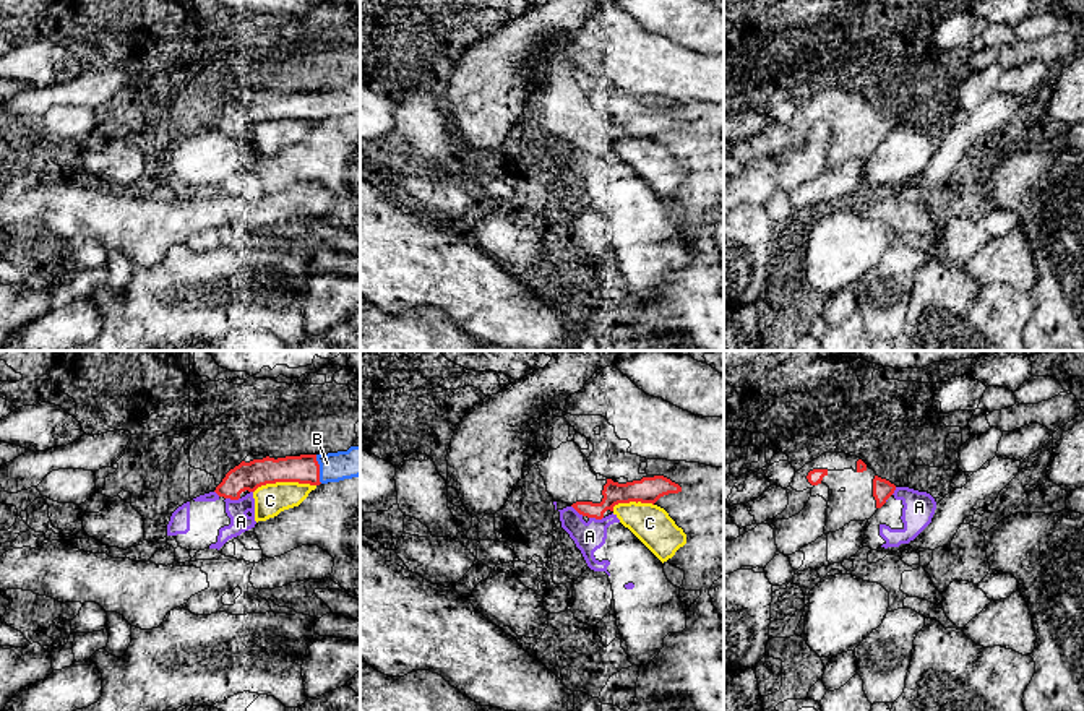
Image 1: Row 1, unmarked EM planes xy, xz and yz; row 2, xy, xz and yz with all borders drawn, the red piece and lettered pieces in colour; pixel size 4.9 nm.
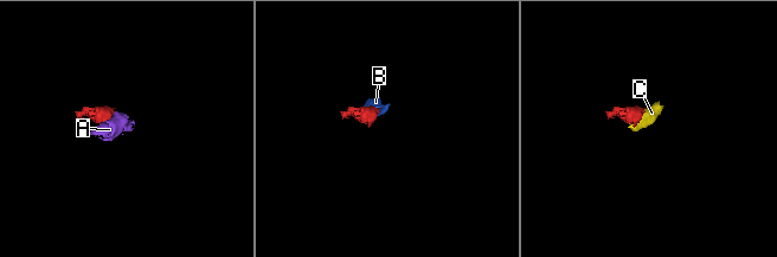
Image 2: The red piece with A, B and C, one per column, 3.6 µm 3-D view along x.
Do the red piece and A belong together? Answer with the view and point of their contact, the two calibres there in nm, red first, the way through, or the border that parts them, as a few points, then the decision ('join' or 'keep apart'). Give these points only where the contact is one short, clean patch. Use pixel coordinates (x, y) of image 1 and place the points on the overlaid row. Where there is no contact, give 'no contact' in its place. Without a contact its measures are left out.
xy (232, 499) | 140/100 nm | keep apart

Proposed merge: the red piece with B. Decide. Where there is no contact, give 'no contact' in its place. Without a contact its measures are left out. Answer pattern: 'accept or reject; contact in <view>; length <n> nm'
accept; contact in xy; length 150 nm

